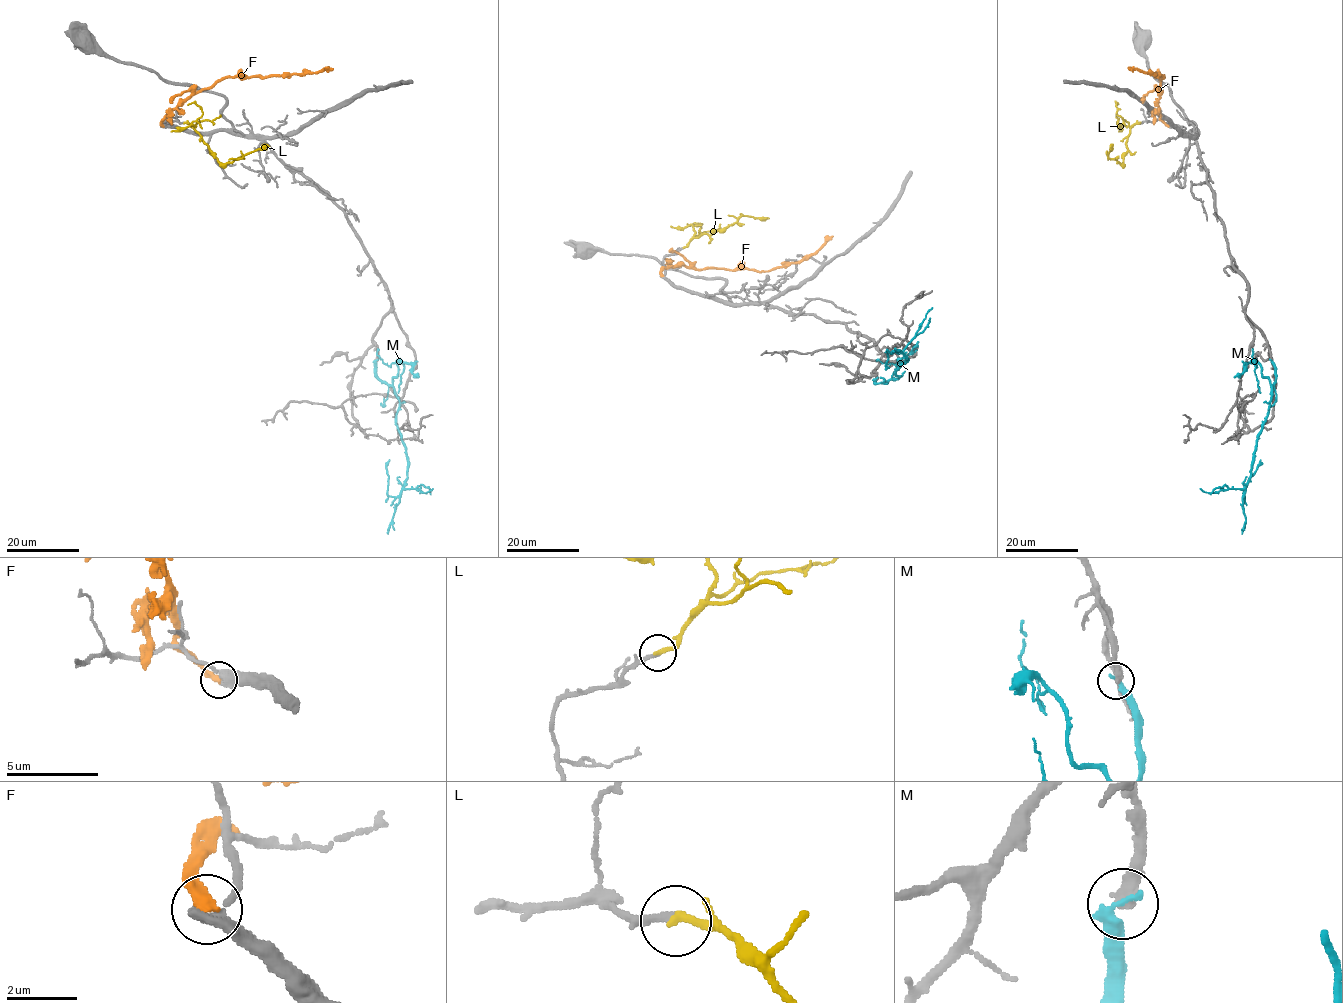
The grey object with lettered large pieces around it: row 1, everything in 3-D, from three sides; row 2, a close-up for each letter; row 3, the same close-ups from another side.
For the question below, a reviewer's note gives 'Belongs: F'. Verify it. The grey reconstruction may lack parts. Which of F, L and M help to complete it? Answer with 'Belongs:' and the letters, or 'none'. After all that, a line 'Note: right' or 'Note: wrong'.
Belongs: L
Note: wrong

